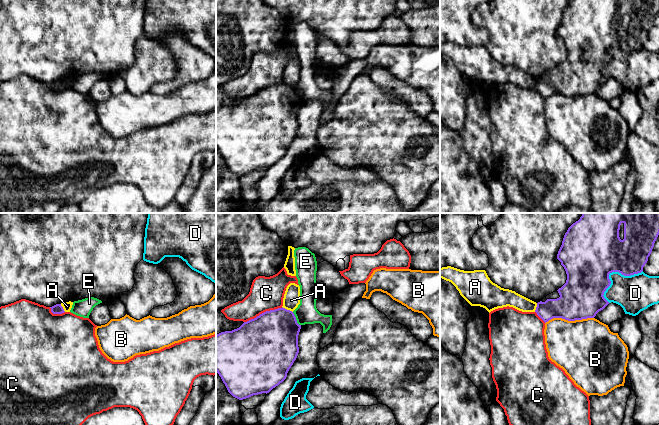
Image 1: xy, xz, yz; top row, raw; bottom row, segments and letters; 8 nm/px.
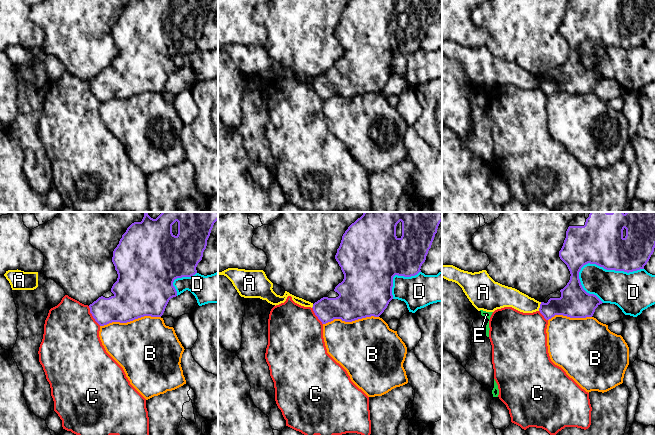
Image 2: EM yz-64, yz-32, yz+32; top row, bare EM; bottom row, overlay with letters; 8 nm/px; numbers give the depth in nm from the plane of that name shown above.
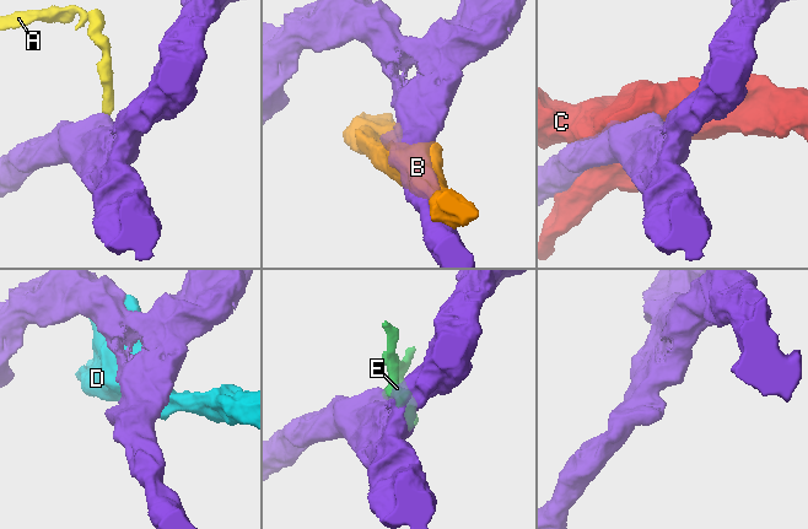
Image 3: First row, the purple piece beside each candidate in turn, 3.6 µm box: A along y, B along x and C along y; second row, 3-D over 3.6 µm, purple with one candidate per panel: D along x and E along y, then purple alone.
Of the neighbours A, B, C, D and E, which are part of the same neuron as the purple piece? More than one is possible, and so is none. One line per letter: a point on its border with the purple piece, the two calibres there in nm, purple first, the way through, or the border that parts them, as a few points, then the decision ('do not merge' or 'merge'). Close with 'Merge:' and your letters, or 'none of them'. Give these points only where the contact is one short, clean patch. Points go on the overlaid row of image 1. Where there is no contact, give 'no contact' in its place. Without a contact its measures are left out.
A: meets purple in xz at (286, 309); 400 nm thick on the purple side, 140 nm on the other; border along xz (282, 306), (292, 312); do not merge
B: meets purple in yz at (569, 320); 340 nm thick on the purple side, 460 nm on the other; do not merge
C: meets purple in xz at (264, 312); 460 nm thick on the purple side, 280 nm on the other; do not merge
D: meets purple in yz at (614, 271); 480 nm thick on the purple side, 300 nm on the other; do not merge
E: meets purple in xz at (295, 319); 440 nm thick on the purple side, 180 nm on the other; border along xz (292, 312), (300, 325); do not merge
Merge: none of them

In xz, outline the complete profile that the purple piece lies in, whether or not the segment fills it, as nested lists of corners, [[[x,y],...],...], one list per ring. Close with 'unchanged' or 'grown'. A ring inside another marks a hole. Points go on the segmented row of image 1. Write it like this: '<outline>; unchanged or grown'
[[[282,307],[266,311],[237,329],[217,334],[216,372],[228,392],[243,400],[253,395],[267,394],[282,383],[299,353],[300,329],[294,313]]]; unchanged

